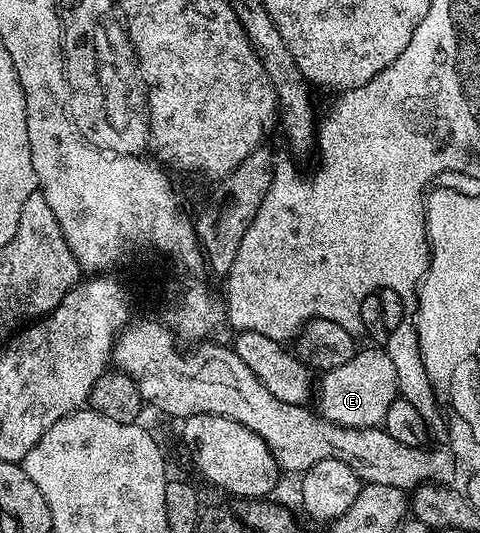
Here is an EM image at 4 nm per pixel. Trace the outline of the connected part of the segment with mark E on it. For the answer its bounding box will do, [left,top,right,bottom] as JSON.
[316,349,399,428]

